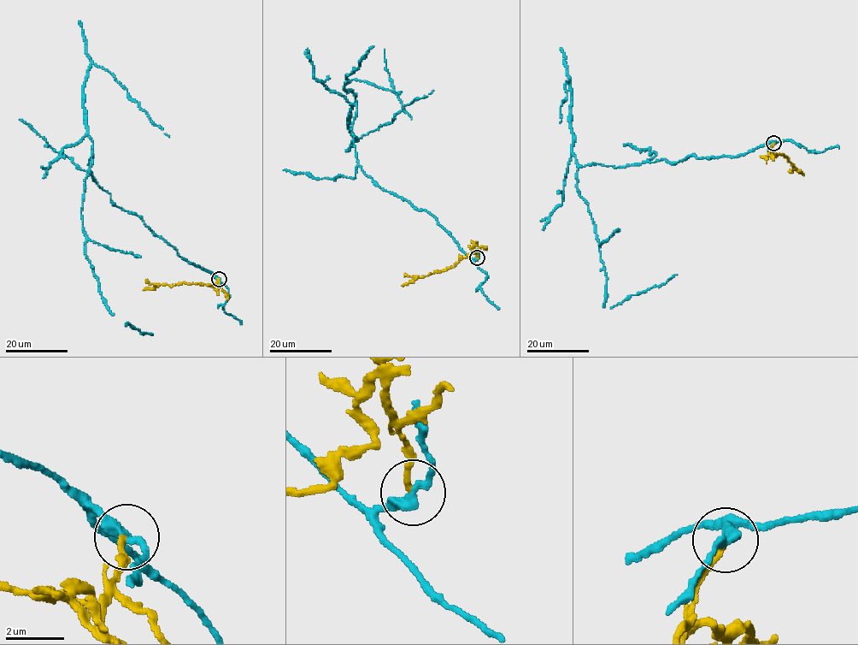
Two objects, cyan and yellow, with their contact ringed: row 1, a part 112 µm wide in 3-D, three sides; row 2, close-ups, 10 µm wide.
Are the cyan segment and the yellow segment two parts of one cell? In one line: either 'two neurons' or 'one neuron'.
two neurons

